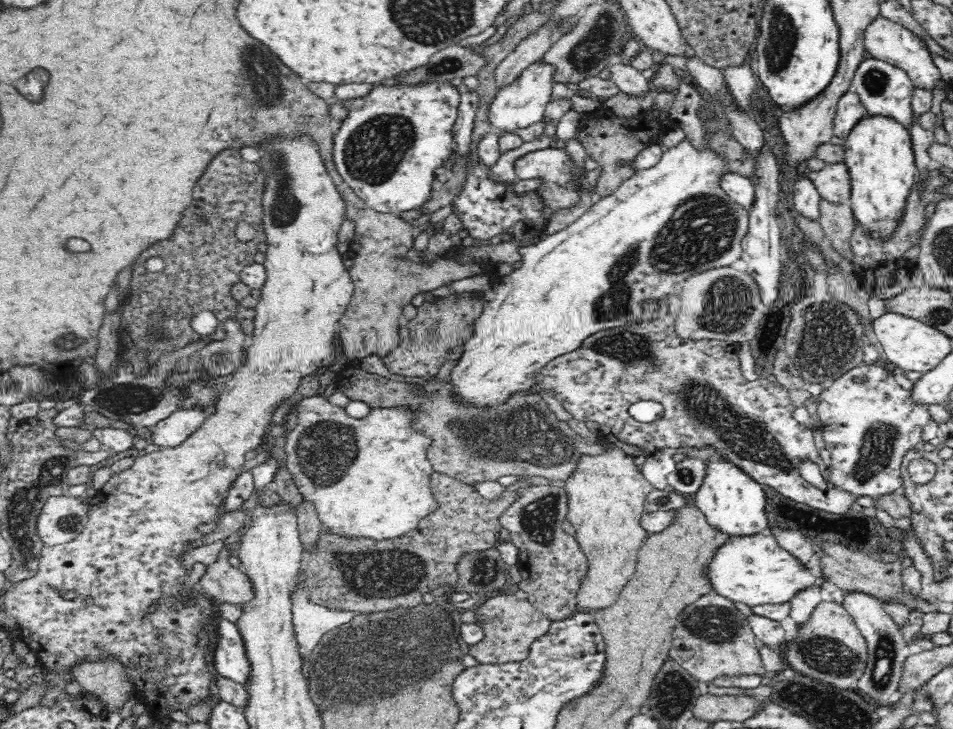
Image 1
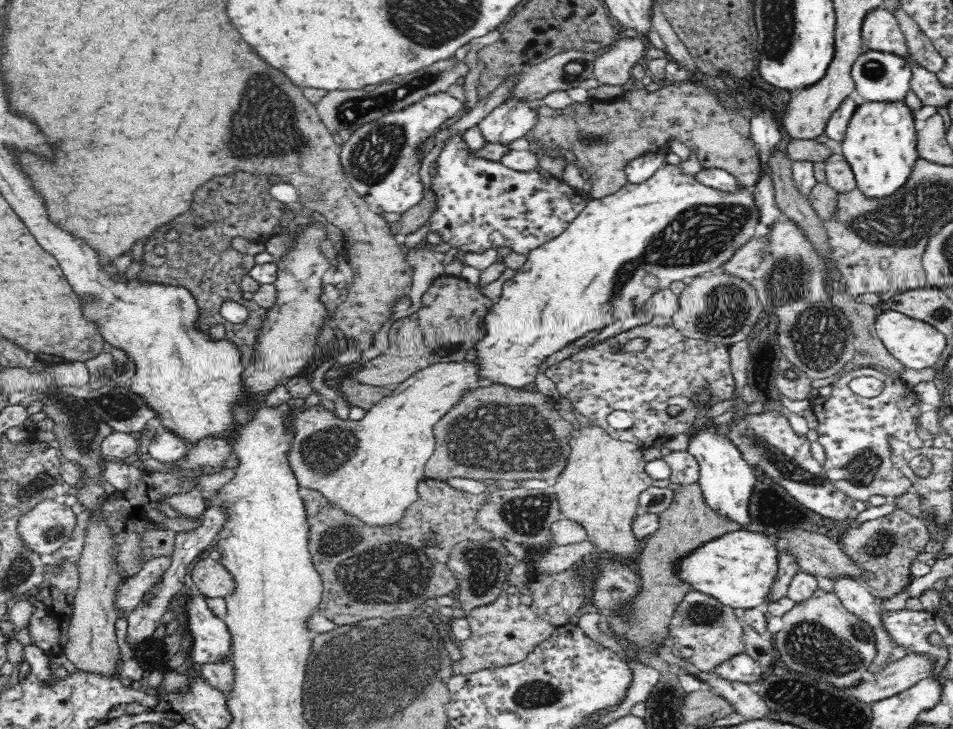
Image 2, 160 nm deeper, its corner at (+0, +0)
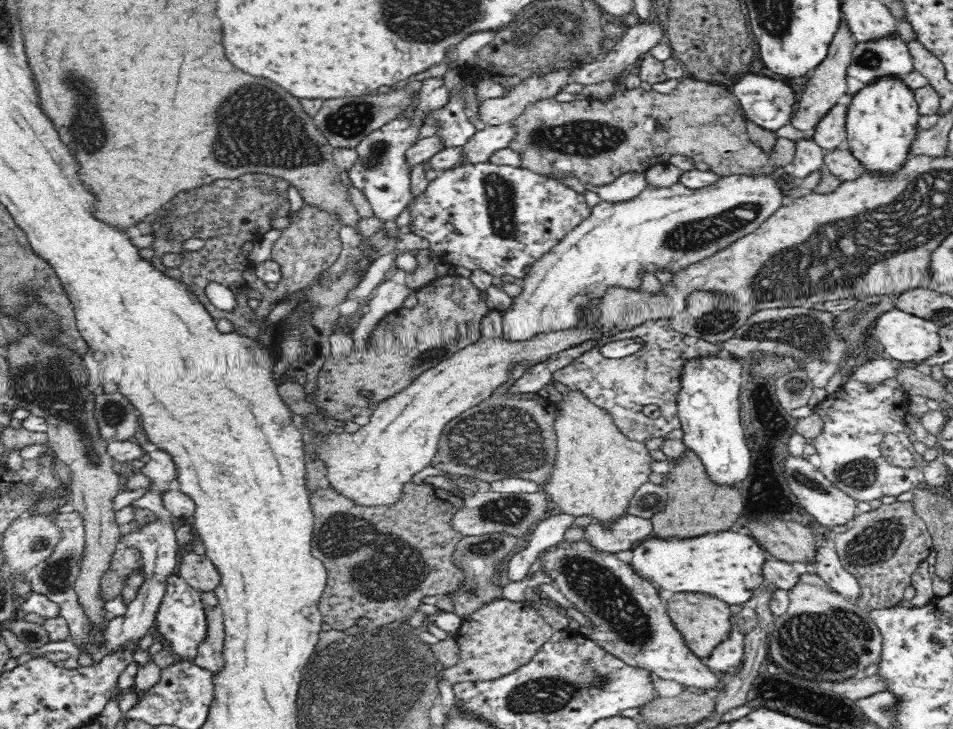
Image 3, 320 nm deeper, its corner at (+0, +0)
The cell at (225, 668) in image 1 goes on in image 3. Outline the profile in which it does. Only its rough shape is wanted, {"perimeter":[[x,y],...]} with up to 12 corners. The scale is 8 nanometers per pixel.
{"perimeter":[[170,576],[155,626],[194,662],[208,640],[201,591]]}

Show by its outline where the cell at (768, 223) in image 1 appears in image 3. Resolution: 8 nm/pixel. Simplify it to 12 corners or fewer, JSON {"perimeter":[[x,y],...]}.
{"perimeter":[[762,74],[740,75],[732,93],[764,130],[789,124],[794,89]]}

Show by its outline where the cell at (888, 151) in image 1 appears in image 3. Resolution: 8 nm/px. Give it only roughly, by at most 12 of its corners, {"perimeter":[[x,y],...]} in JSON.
{"perimeter":[[880,78],[853,96],[845,147],[892,179],[920,116],[912,89]]}

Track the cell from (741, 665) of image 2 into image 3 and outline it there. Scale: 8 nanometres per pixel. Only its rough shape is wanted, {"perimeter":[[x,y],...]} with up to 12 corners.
{"perimeter":[[735,628],[705,666],[734,674],[744,666],[744,635]]}

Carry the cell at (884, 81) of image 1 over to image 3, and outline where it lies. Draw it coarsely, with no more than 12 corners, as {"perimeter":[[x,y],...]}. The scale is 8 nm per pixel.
{"perimeter":[[900,35],[857,42],[847,75],[864,86],[914,72]]}

